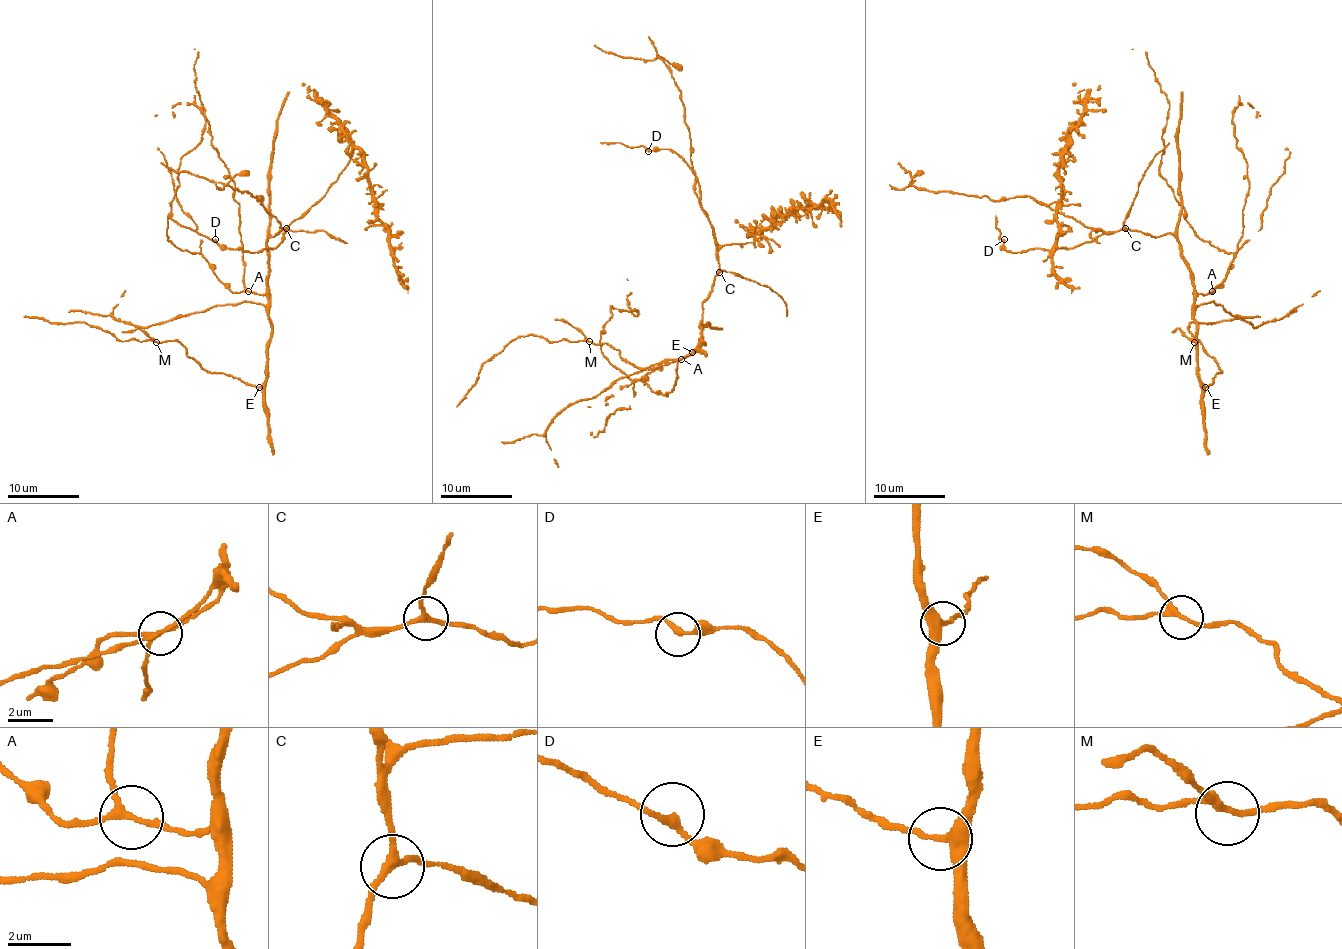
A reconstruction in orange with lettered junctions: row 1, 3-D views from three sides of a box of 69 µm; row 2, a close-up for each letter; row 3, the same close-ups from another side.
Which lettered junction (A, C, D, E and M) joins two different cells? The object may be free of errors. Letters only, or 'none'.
none

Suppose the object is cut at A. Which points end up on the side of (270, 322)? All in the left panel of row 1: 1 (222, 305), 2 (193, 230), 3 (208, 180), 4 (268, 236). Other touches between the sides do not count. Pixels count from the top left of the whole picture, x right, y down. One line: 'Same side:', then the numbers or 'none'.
Same side: 1, 2, 3, 4

